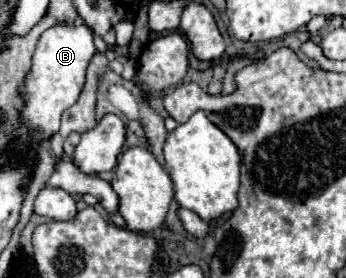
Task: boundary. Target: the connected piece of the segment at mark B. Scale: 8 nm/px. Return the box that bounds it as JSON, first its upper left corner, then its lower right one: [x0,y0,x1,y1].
[21,24,95,138]

